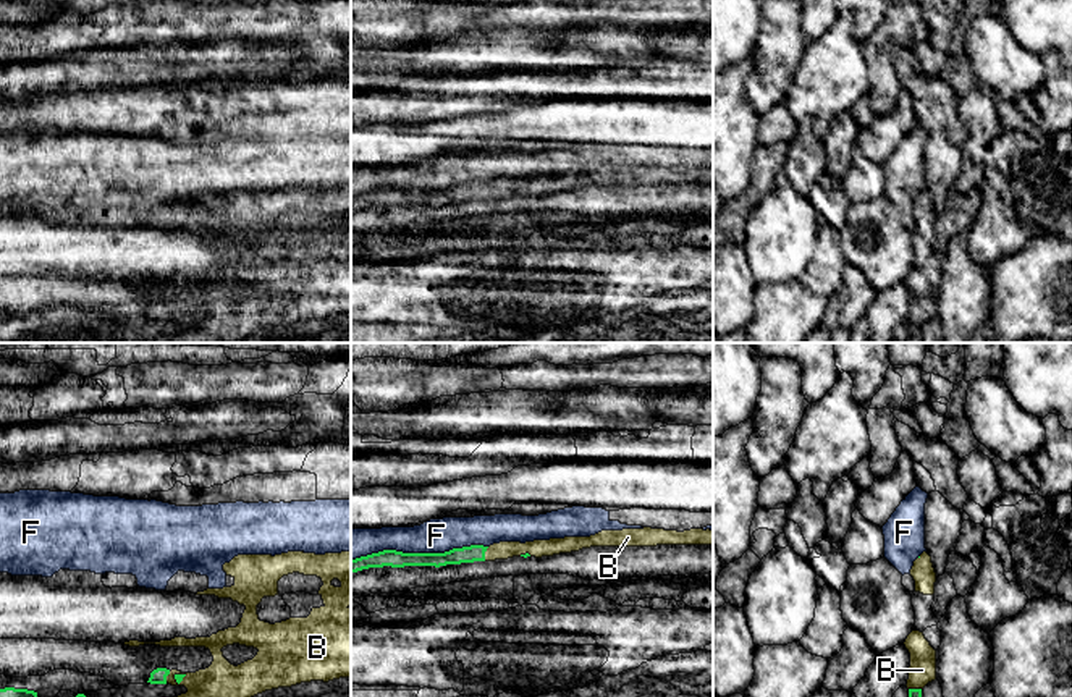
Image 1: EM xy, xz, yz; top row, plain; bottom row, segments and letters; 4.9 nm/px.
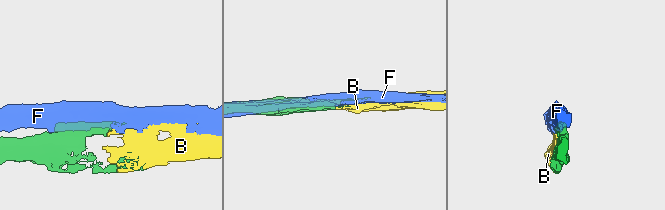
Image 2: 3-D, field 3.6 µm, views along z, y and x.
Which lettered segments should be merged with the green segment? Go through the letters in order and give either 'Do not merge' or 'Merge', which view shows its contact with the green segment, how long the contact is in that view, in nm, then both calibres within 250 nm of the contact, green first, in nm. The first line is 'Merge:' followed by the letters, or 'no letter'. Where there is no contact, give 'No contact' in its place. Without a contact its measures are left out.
Merge: B
B: Merge. Touches green in xz. Shared border 80 nm. Thickness 80 nm (green) against 90 nm
F: Do not merge. Touches green in xz. Shared border 700 nm. Thickness 90 nm (green) against 180 nm

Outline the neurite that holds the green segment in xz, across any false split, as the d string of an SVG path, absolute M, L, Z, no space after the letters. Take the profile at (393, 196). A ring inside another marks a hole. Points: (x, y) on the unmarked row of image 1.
M623 167L601 168L590 175L564 175L534 180L500 180L490 184L471 183L453 186L445 191L403 191L383 188L351 197L351 212L369 205L404 205L404 204L446 204L474 199L508 197L513 194L553 194L579 189L590 184L656 184L656 183L713 183L713 168L690 167L684 170L665 167Z

